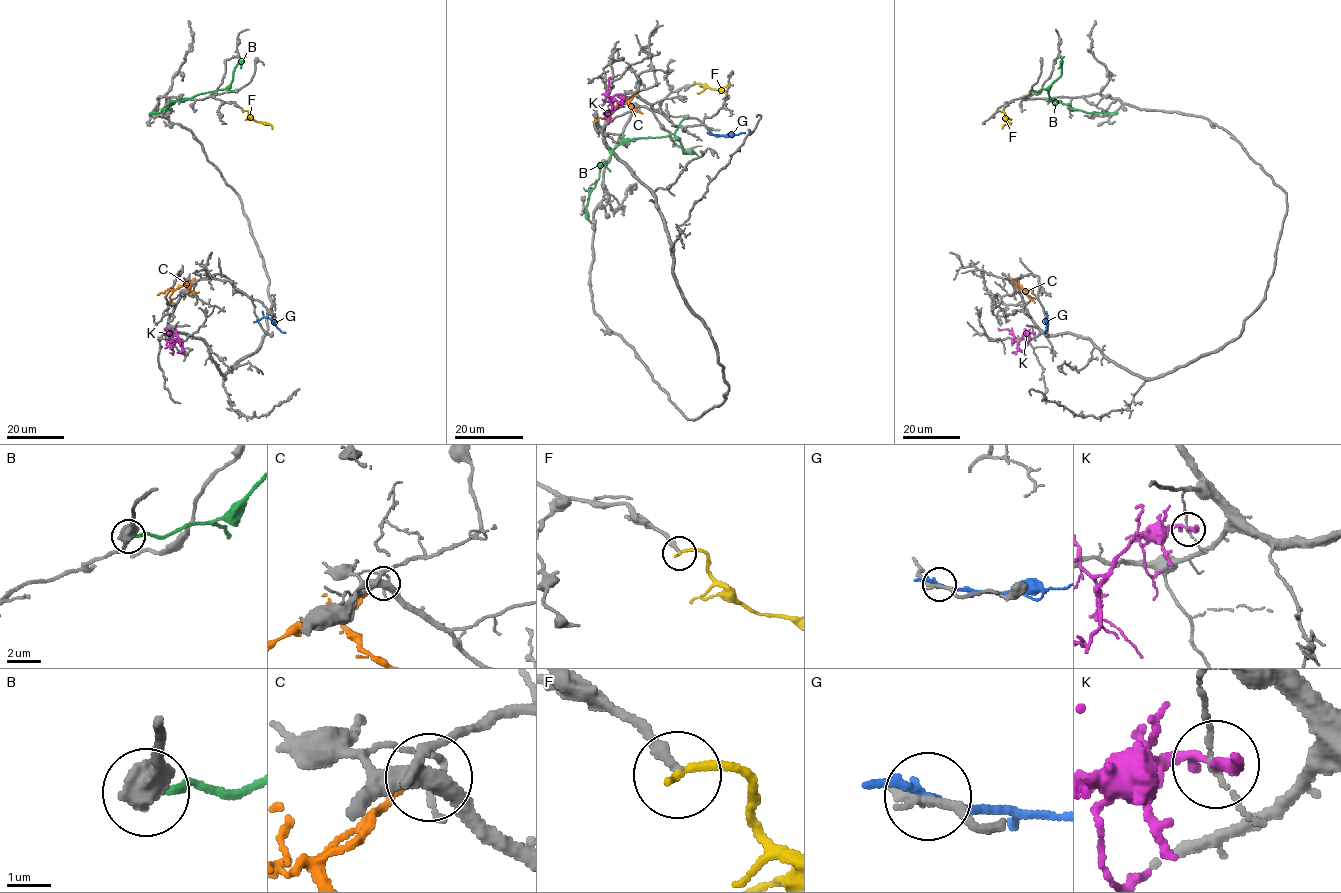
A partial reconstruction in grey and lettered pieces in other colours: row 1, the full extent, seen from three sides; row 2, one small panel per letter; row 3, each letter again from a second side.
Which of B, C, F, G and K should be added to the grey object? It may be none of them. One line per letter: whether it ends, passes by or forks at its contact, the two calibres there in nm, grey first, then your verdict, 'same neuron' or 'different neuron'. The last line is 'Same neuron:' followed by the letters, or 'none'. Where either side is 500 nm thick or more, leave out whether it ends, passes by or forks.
B: it ends; calibres 360 and 200 nm; different neuron
C: it ends; calibres 100 and 140 nm; different neuron
F: it ends; calibres 240 and 200 nm; same neuron
G: it passes by; calibres 180 and 150 nm; different neuron
K: it forks; calibres 100 and 180 nm; different neuron
Same neuron: F

